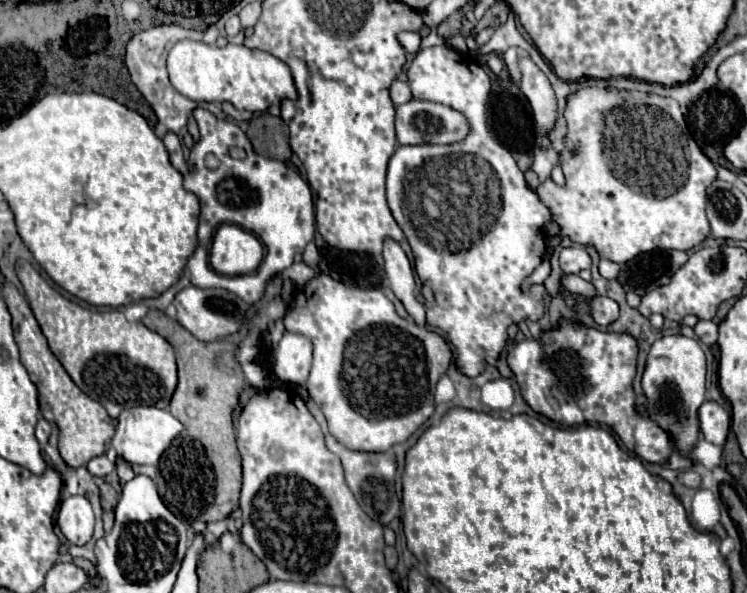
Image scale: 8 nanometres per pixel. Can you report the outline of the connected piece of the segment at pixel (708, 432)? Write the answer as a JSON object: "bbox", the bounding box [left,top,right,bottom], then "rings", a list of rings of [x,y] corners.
{"bbox":[698,400,730,446],"rings":[[[706,400],[698,412],[700,416],[700,428],[708,442],[716,446],[724,446],[728,430],[730,430],[730,414],[720,404]]]}

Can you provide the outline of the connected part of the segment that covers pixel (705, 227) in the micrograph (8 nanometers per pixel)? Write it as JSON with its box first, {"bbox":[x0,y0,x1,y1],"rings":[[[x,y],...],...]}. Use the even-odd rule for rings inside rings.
{"bbox":[536,86,716,264],"rings":[[[584,86],[572,92],[566,100],[564,108],[566,118],[566,138],[564,138],[564,150],[560,152],[560,166],[564,170],[564,186],[558,186],[552,178],[540,182],[536,188],[536,196],[542,200],[542,204],[552,212],[552,220],[560,226],[560,236],[570,238],[574,244],[582,246],[594,246],[598,256],[602,260],[610,260],[616,264],[624,264],[632,260],[634,256],[658,248],[678,248],[678,250],[690,250],[692,246],[700,244],[704,238],[710,236],[710,224],[706,218],[706,188],[716,180],[716,164],[710,162],[710,158],[700,150],[696,140],[692,138],[685,116],[676,100],[658,96],[658,94],[644,94],[634,90],[616,90],[616,88],[598,88],[598,86]]]}

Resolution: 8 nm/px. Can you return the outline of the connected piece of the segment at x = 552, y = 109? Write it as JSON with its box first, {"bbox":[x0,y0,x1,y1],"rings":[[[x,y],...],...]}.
{"bbox":[518,56,556,146],"rings":[[[520,56],[518,66],[522,72],[520,90],[530,100],[536,124],[540,126],[540,134],[542,134],[540,146],[548,146],[548,140],[544,138],[544,134],[554,126],[554,120],[556,120],[556,100],[554,100],[552,86],[546,74],[530,58]]]}

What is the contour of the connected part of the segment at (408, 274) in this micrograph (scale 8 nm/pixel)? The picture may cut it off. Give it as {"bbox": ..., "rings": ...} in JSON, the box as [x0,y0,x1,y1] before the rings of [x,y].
{"bbox":[384,240,426,326],"rings":[[[394,240],[384,242],[384,260],[386,260],[386,274],[396,298],[404,304],[406,312],[414,318],[414,322],[422,326],[426,312],[424,306],[414,296],[414,288],[416,288],[414,270],[398,242]]]}

